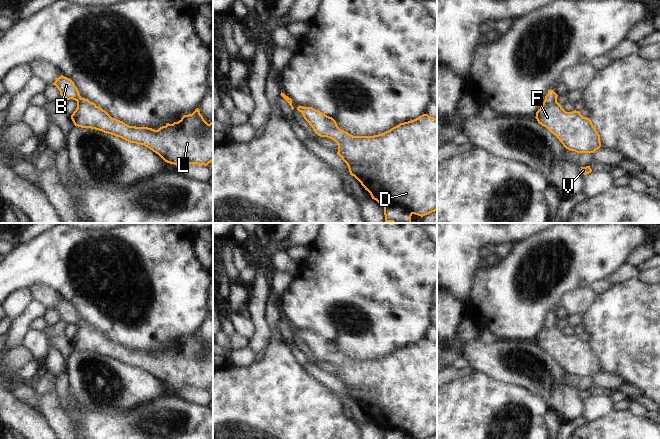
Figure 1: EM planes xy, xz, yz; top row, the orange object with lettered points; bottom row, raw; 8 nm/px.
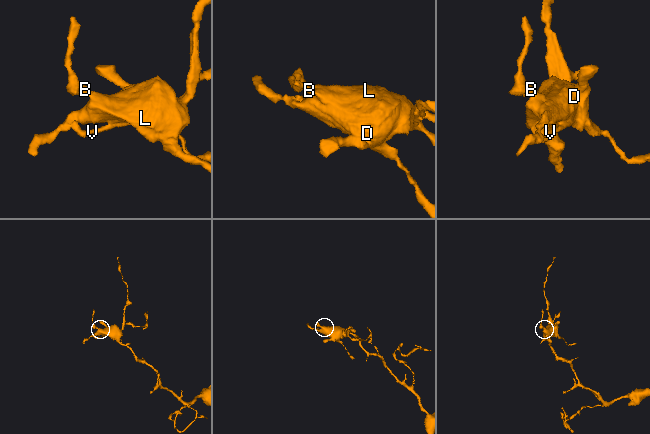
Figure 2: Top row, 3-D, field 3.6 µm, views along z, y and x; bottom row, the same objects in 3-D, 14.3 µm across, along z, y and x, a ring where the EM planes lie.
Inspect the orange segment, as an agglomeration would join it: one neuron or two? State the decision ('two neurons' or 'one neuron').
one neuron

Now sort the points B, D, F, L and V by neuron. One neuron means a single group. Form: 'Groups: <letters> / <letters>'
Groups: B D F L V.

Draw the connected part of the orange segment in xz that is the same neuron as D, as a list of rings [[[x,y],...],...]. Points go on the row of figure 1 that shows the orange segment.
[[[299,105],[297,110],[318,136],[337,143],[337,155],[347,164],[350,175],[384,207],[385,222],[411,223],[413,214],[423,217],[437,210],[437,117],[423,114],[382,134],[353,136],[312,107]]]

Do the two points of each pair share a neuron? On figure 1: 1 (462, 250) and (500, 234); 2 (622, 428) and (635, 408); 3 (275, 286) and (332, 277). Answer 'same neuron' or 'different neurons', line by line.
1: same neuron
2: different neurons
3: different neurons

